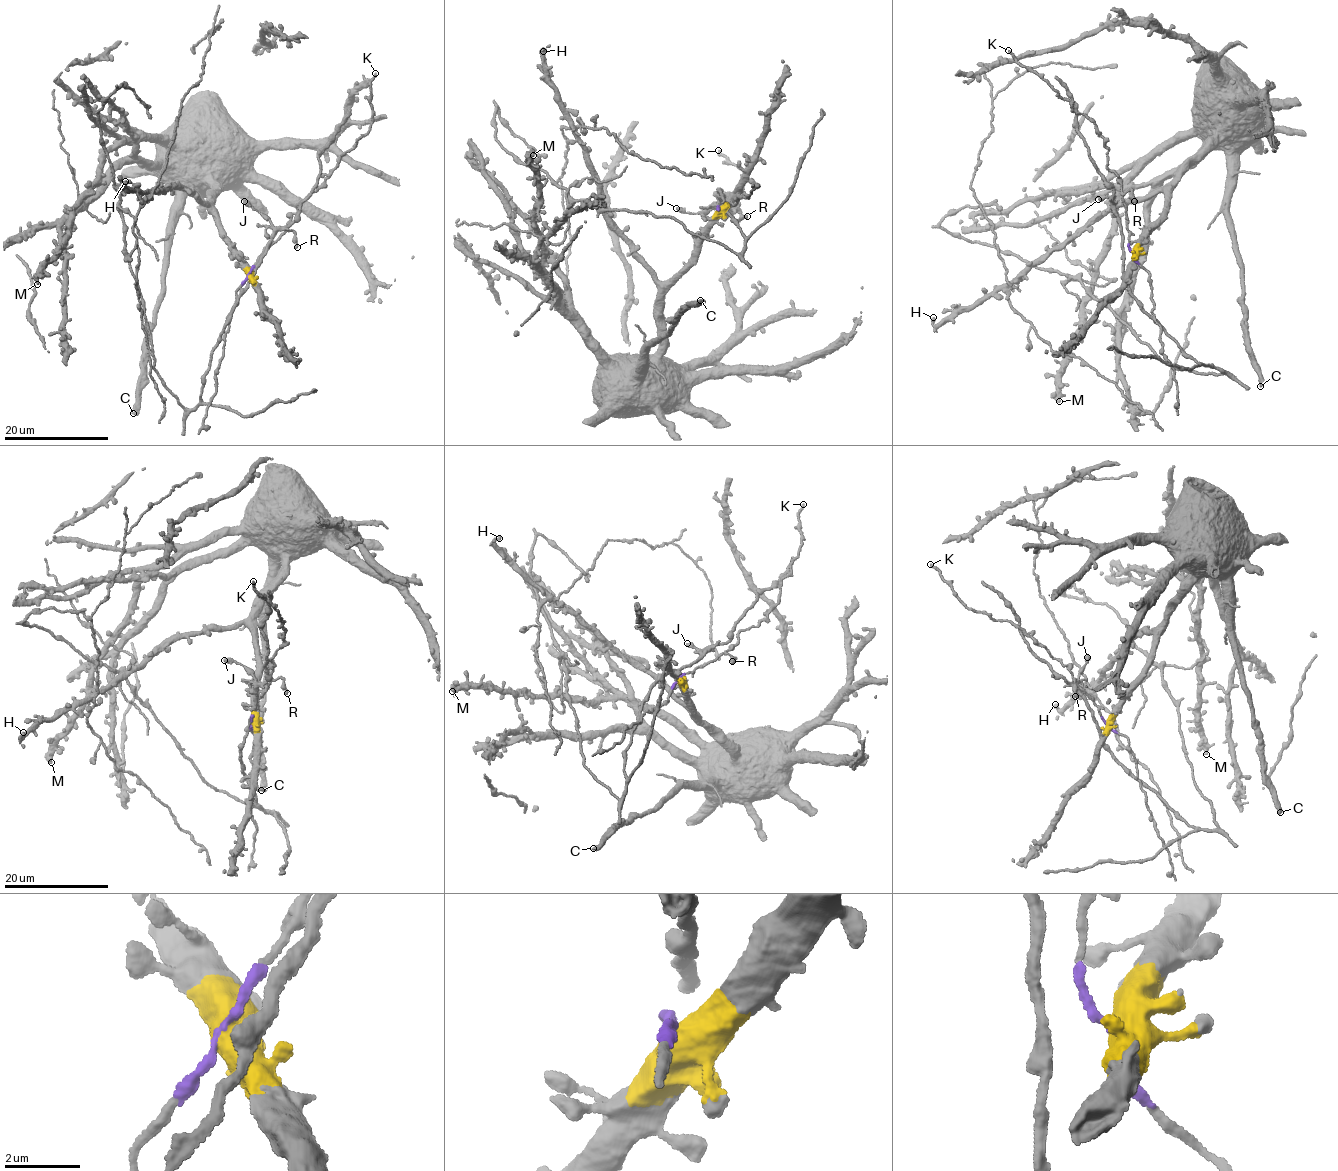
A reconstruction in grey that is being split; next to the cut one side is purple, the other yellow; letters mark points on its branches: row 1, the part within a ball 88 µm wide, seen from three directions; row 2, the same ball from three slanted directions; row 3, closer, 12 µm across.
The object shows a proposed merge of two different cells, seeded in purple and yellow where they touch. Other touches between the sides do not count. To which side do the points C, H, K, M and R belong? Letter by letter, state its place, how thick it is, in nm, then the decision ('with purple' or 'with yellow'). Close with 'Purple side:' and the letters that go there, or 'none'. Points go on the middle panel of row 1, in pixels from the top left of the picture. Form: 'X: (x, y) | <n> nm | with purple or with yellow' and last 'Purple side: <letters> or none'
C: (700, 300) | 500 nm | with yellow
H: (543, 51) | 400 nm | with yellow
K: (718, 150) | 200 nm | with purple
M: (533, 155) | 260 nm | with yellow
R: (747, 216) | 320 nm | with purple
Purple side: K, R

